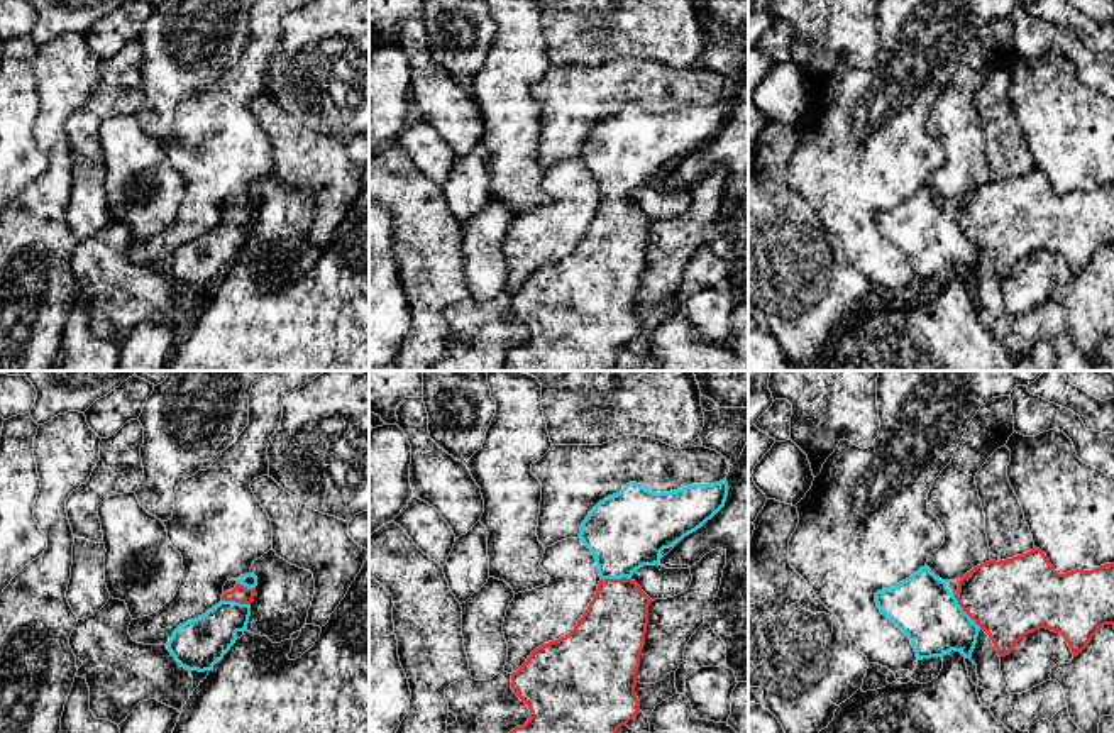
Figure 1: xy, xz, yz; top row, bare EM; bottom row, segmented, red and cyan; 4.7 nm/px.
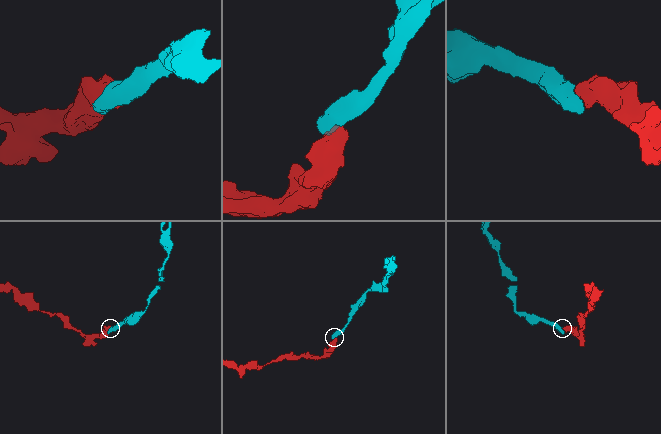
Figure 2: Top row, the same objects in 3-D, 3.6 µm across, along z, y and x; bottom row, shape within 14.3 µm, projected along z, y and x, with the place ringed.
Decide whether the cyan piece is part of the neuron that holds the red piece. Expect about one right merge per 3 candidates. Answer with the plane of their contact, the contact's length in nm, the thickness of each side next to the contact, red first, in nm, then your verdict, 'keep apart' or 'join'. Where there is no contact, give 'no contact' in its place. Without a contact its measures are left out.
xz | 140 nm | 320/360 nm | join

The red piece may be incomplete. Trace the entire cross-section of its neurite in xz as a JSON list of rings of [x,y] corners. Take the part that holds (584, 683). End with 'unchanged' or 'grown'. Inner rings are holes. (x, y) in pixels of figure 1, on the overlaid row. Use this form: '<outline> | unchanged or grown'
[[[726,479],[670,493],[652,493],[628,482],[589,511],[579,538],[596,559],[601,577],[598,591],[571,633],[535,648],[511,674],[511,689],[528,706],[530,718],[510,733],[616,733],[640,713],[635,686],[652,599],[631,576],[643,565],[659,564],[664,548],[711,520],[725,506],[726,496]]] | grown

